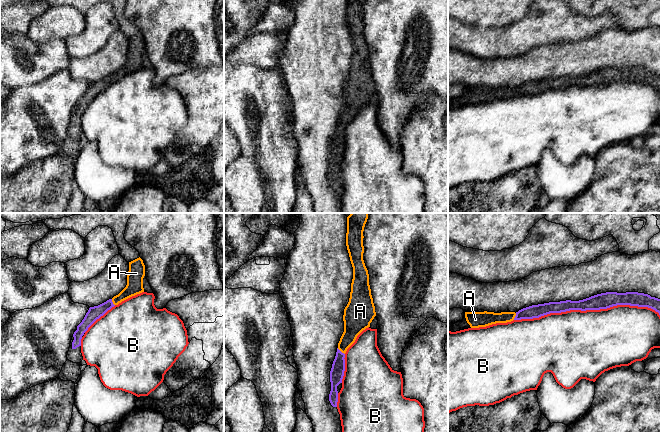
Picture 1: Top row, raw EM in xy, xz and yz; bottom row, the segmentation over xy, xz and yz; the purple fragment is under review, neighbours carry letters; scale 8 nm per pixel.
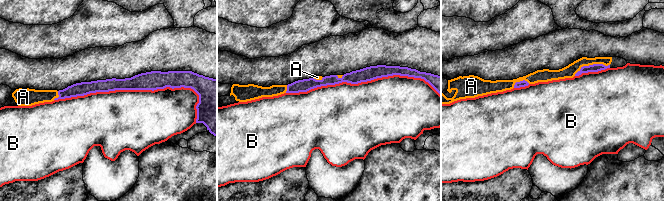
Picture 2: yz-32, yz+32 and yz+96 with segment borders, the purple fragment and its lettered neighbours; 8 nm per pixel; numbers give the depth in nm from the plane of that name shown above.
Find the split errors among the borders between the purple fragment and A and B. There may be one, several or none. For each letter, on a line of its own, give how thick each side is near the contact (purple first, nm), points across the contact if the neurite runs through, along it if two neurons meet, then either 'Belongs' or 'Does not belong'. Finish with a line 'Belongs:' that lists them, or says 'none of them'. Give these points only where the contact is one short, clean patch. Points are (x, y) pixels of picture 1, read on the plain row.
A: Thickness 110 nm (purple) against 170 nm. Belongs
B: Thickness 130 nm (purple) against 480 nm. Does not belong
Belongs: A

